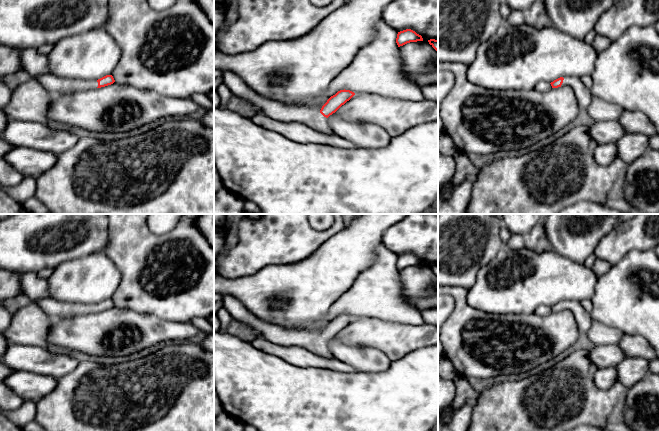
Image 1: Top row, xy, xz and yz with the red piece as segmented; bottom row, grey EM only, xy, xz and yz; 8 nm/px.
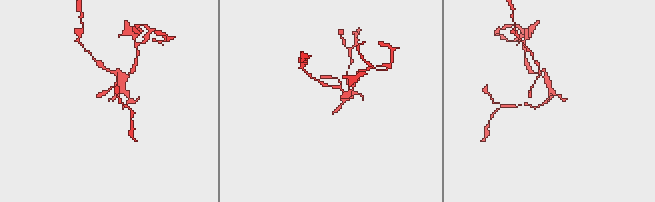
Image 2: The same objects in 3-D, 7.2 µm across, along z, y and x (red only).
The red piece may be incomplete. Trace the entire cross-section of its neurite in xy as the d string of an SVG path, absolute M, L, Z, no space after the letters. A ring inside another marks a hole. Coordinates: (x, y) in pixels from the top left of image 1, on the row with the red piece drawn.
M43 74L36 78L52 96L61 96L83 90L90 90L111 85L115 82L112 75L106 75L98 80L83 80L73 78L63 78L53 74Z

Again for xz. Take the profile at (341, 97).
M233 72L227 74L225 83L235 96L257 105L268 117L284 123L302 123L326 135L332 134L327 118L355 95L350 90L340 90L331 96L322 107L309 108L285 105L266 99L248 87L243 79Z

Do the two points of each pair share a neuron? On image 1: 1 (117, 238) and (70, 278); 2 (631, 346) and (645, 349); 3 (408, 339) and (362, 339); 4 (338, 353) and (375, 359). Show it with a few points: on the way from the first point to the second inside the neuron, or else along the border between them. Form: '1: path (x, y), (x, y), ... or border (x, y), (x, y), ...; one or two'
1: border (103, 252), (118, 270); two
2: path (634, 346), (642, 349); one
3: path (397, 339), (373, 339); one
4: path (347, 354), (366, 359); one

